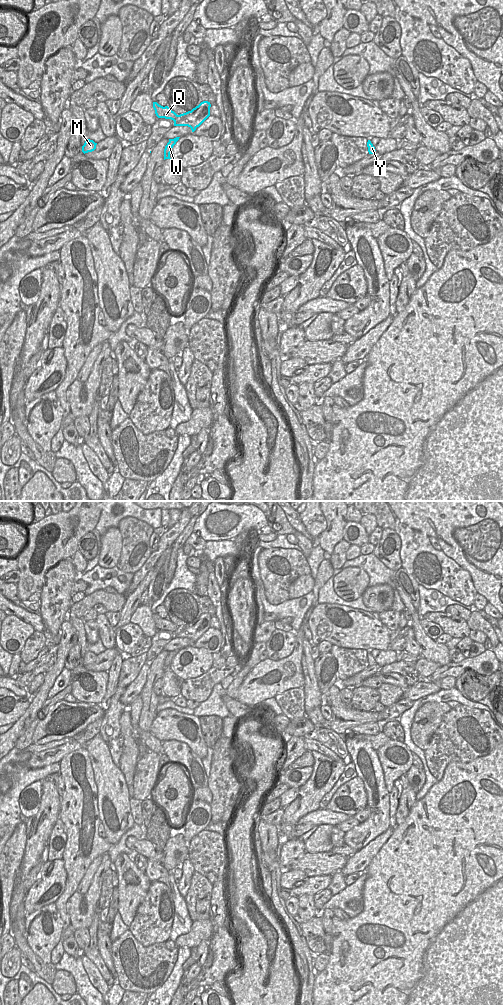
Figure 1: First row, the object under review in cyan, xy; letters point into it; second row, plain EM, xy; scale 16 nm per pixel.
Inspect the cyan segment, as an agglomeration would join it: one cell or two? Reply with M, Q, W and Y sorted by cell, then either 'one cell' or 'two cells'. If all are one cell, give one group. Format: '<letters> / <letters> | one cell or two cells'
M W Y / Q | two cells

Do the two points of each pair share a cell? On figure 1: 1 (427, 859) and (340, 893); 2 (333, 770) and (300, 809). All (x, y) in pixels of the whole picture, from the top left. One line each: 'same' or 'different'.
1: different
2: same

